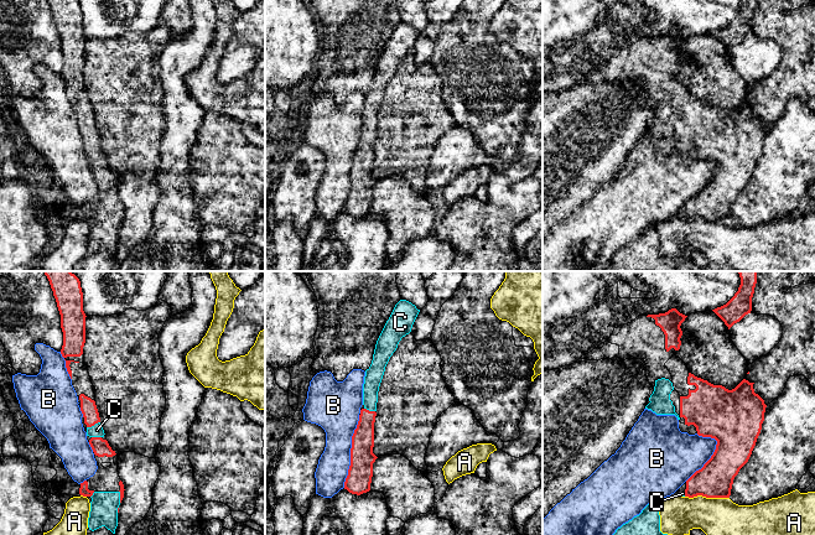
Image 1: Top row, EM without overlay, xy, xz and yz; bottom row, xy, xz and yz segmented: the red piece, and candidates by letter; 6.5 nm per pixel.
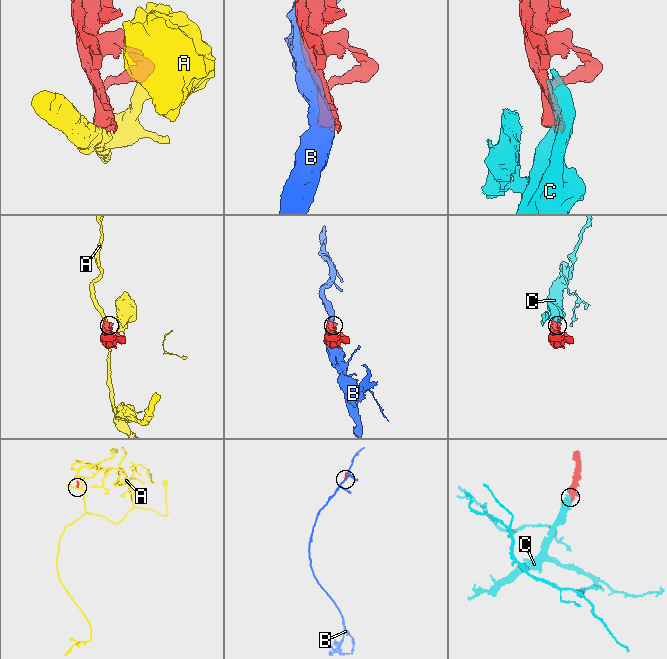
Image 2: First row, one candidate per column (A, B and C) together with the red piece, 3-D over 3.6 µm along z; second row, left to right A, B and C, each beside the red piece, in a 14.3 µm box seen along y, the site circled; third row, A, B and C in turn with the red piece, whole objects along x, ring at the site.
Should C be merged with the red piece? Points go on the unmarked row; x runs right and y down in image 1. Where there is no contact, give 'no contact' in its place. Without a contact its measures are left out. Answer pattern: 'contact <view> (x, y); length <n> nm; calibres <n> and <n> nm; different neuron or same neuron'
contact xy (93, 147); length 100 nm; calibres 110 and 80 nm; same neuron

